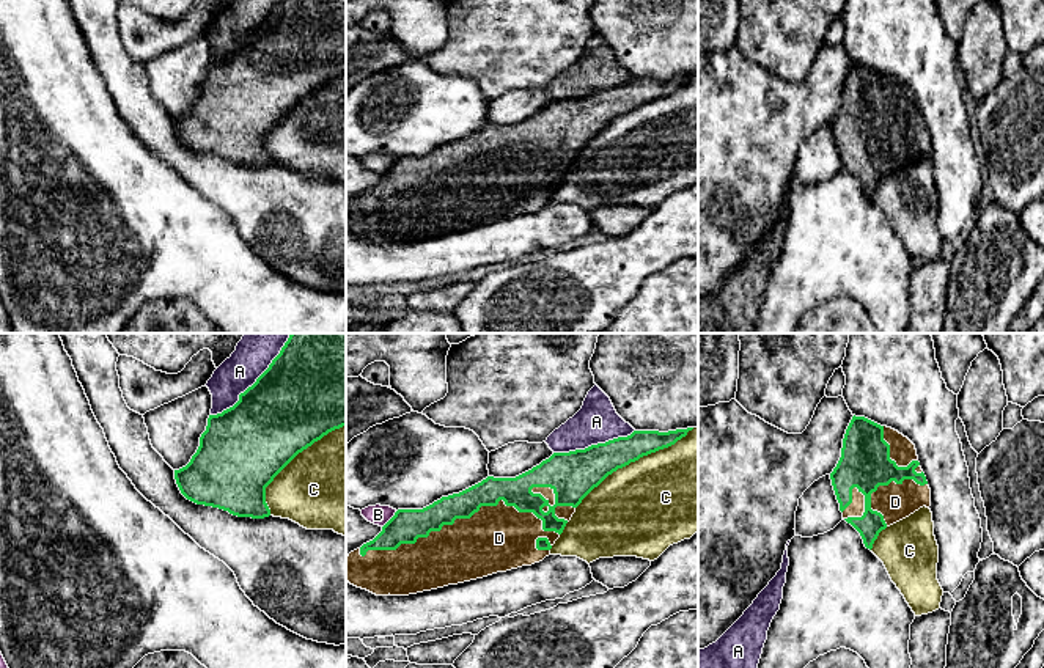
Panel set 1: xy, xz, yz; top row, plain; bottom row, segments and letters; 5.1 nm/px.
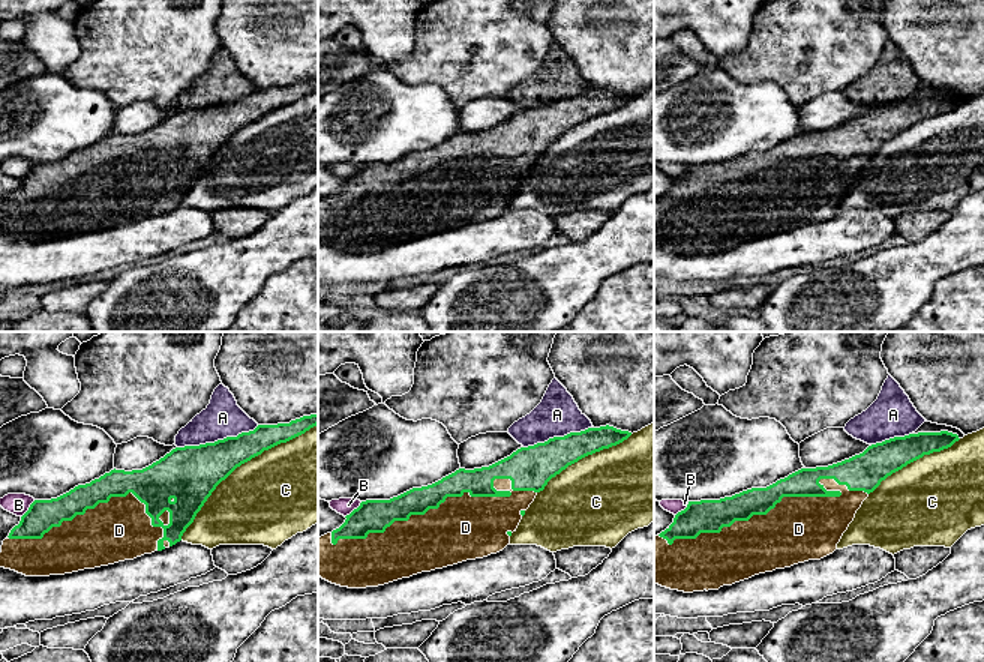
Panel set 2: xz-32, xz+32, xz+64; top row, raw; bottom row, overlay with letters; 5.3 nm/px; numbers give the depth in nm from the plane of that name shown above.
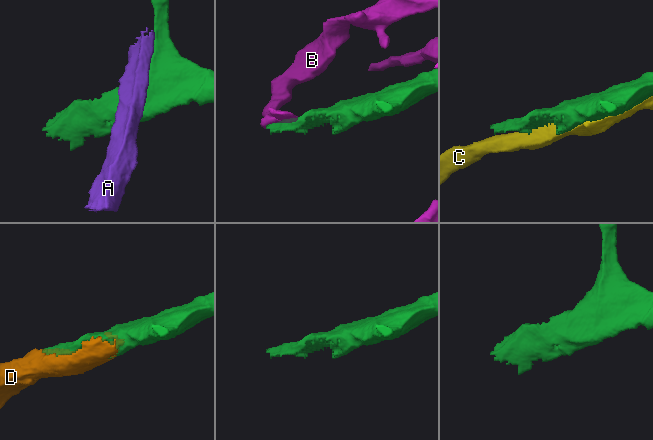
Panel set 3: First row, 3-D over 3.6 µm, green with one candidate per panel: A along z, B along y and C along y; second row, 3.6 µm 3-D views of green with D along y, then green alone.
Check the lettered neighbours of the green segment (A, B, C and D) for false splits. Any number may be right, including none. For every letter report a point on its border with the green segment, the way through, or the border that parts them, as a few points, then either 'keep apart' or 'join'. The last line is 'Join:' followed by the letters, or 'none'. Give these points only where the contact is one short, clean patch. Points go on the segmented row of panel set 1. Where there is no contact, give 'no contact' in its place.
A: meets green in xy at (257, 381); keep apart
B: meets green in xz at (390, 519); keep apart
C: meets green in xz at (634, 461); keep apart
D: meets green in xz at (461, 517); join
Join: D

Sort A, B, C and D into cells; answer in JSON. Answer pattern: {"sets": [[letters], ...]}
{"sets": [["A"], ["B"], ["C"], ["D"]]}

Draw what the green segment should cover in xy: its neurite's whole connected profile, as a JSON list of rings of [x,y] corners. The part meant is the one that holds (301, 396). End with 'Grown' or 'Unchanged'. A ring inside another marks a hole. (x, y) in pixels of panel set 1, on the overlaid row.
[[[291,333],[280,354],[256,382],[239,395],[239,401],[217,415],[209,415],[200,446],[190,462],[175,470],[181,494],[204,506],[228,511],[237,517],[270,516],[266,487],[303,450],[329,432],[346,426],[346,333]]]. Unchanged

